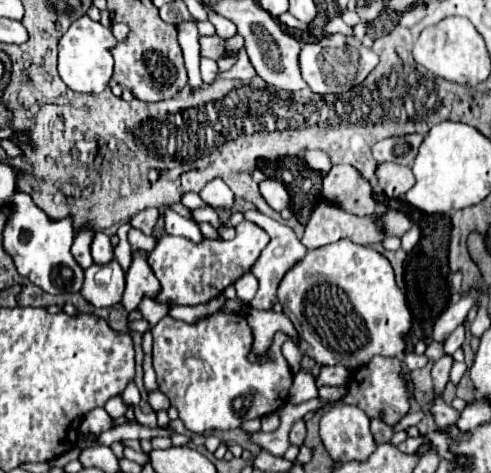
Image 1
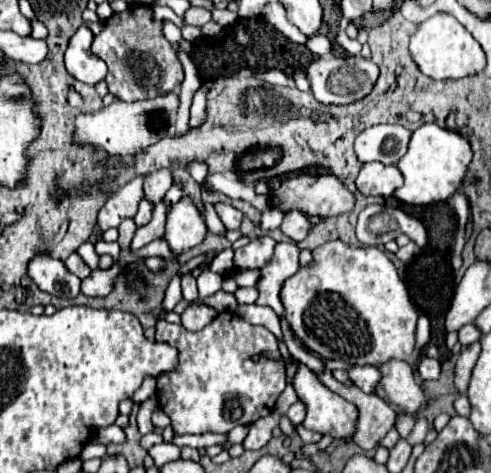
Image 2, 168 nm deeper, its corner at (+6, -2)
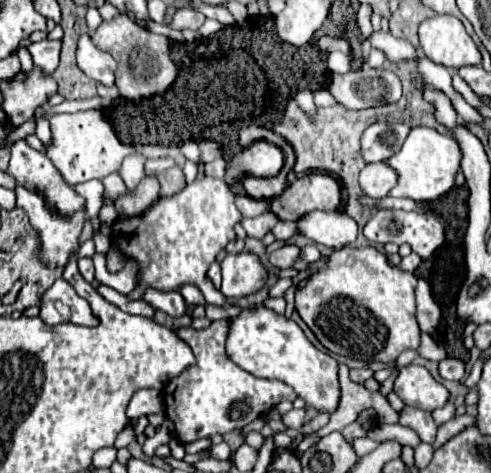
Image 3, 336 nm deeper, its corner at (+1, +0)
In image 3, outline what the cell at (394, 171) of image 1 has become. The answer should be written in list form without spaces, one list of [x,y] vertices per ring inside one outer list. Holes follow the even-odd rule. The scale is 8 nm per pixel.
[[[368,163],[360,171],[360,187],[368,197],[386,197],[388,191],[396,185],[398,175],[386,163]]]

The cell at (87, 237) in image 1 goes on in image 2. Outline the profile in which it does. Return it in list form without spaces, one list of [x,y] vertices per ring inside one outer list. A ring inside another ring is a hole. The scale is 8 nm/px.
[[[71,253],[71,255],[65,259],[65,265],[67,265],[67,269],[69,269],[71,273],[75,273],[79,279],[85,279],[85,277],[91,273],[91,269],[87,267],[87,263],[85,263],[77,253]]]

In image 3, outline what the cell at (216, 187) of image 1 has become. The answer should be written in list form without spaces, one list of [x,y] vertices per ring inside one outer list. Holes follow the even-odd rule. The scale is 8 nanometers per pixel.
[[[262,213],[254,219],[242,219],[242,225],[248,233],[248,237],[254,237],[254,239],[262,239],[268,231],[272,231],[272,227],[278,223],[278,217],[274,213]]]

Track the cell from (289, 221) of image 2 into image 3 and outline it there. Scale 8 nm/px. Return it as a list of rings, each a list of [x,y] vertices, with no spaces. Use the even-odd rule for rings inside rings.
[[[342,209],[338,211],[314,211],[298,221],[298,229],[304,237],[322,243],[330,249],[342,249],[354,243],[358,227],[352,217]]]

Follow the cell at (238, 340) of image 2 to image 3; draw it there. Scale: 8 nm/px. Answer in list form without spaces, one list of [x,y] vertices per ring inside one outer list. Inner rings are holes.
[[[212,321],[212,325],[202,331],[190,327],[178,329],[176,333],[190,345],[190,349],[196,355],[196,365],[186,367],[162,389],[166,417],[174,423],[174,437],[180,443],[192,443],[218,433],[224,435],[266,415],[270,407],[278,405],[280,401],[294,401],[298,397],[294,389],[290,389],[282,381],[254,377],[226,357],[226,321]]]

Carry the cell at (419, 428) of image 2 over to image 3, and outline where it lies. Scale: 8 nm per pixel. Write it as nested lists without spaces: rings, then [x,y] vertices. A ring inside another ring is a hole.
[[[404,407],[402,411],[400,411],[400,421],[398,421],[400,425],[406,425],[406,427],[412,427],[418,435],[420,435],[420,439],[424,441],[424,443],[434,443],[434,439],[436,439],[436,423],[432,421],[432,417],[430,417],[430,413],[426,413],[426,411],[422,411],[422,409],[414,409],[414,407]]]

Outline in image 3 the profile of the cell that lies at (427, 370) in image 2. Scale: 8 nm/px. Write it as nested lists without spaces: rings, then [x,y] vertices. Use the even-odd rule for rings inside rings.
[[[446,357],[446,359],[440,361],[440,375],[444,379],[450,379],[450,381],[460,381],[466,375],[466,365],[460,359]]]

